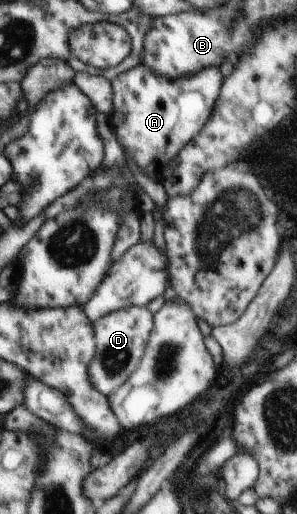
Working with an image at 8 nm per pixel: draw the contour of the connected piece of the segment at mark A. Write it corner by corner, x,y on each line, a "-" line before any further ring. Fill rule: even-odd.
140,64
111,80
114,110
109,125
138,170
150,178
159,178
161,168
173,161
208,122
224,79
220,66
208,66
186,78
166,80

